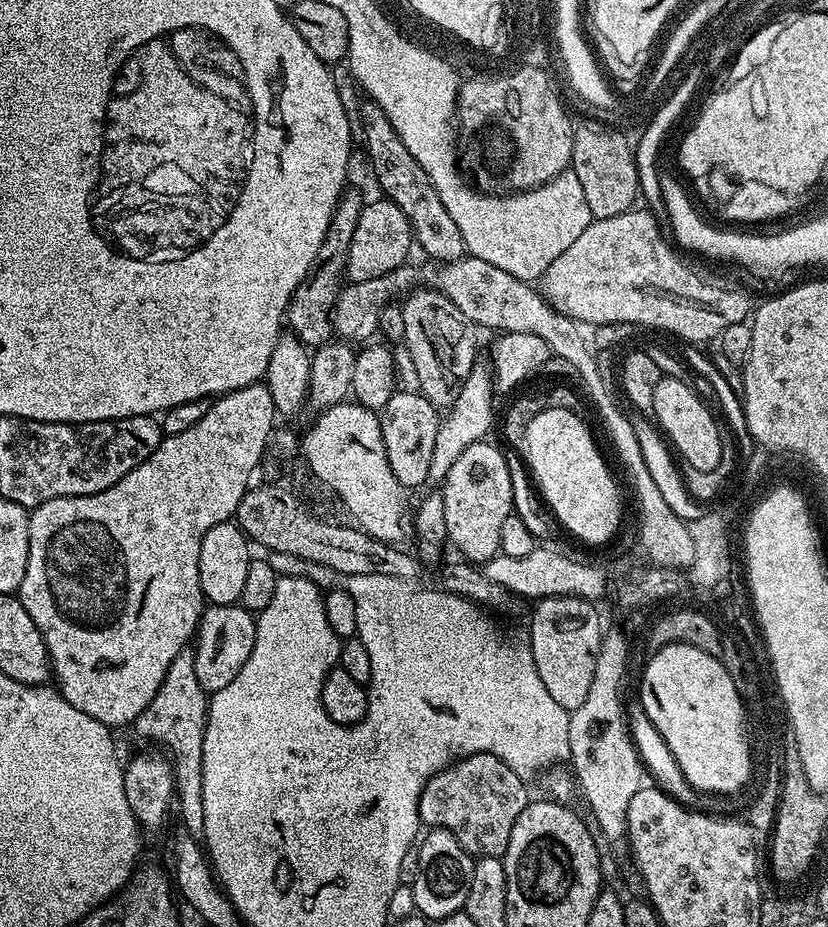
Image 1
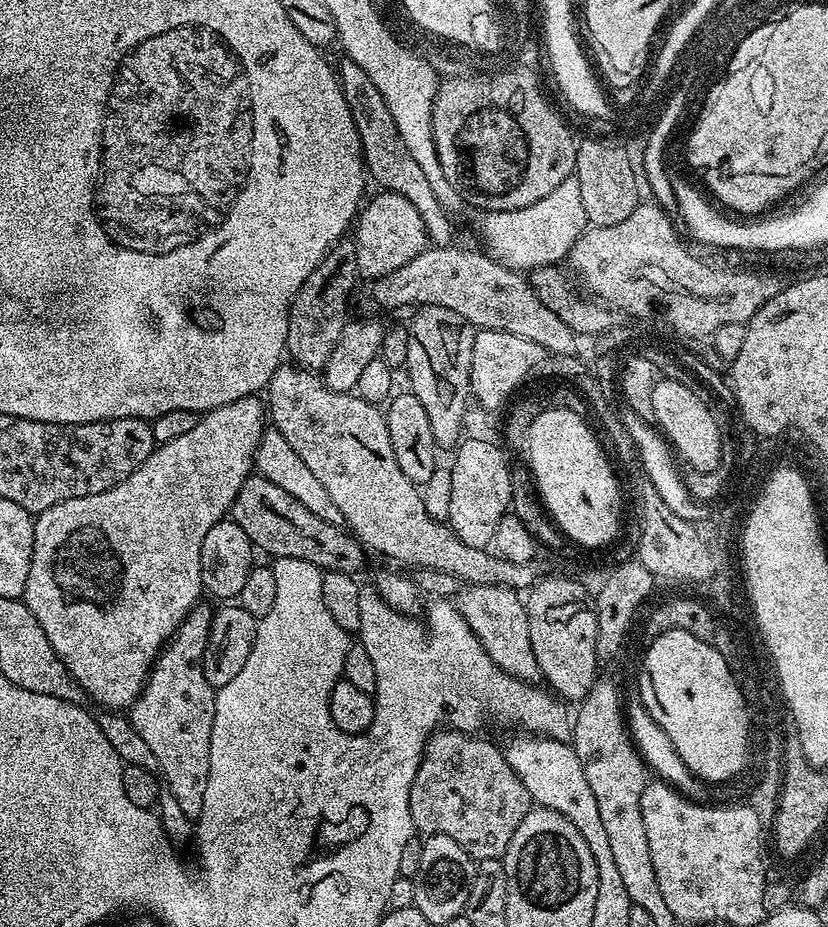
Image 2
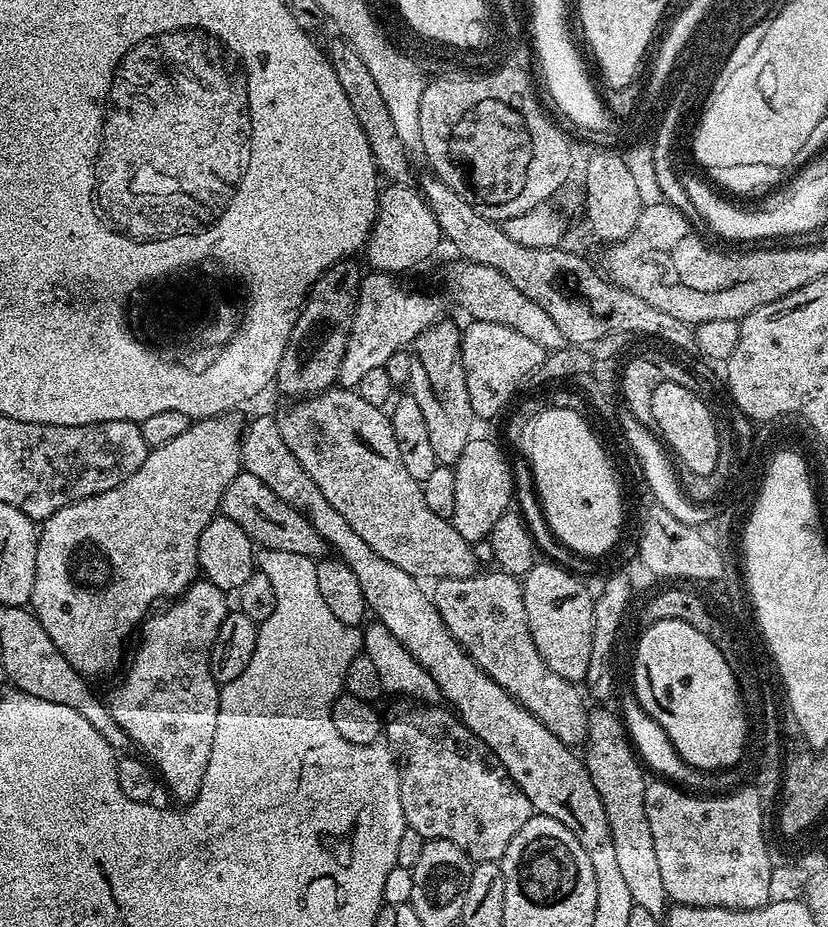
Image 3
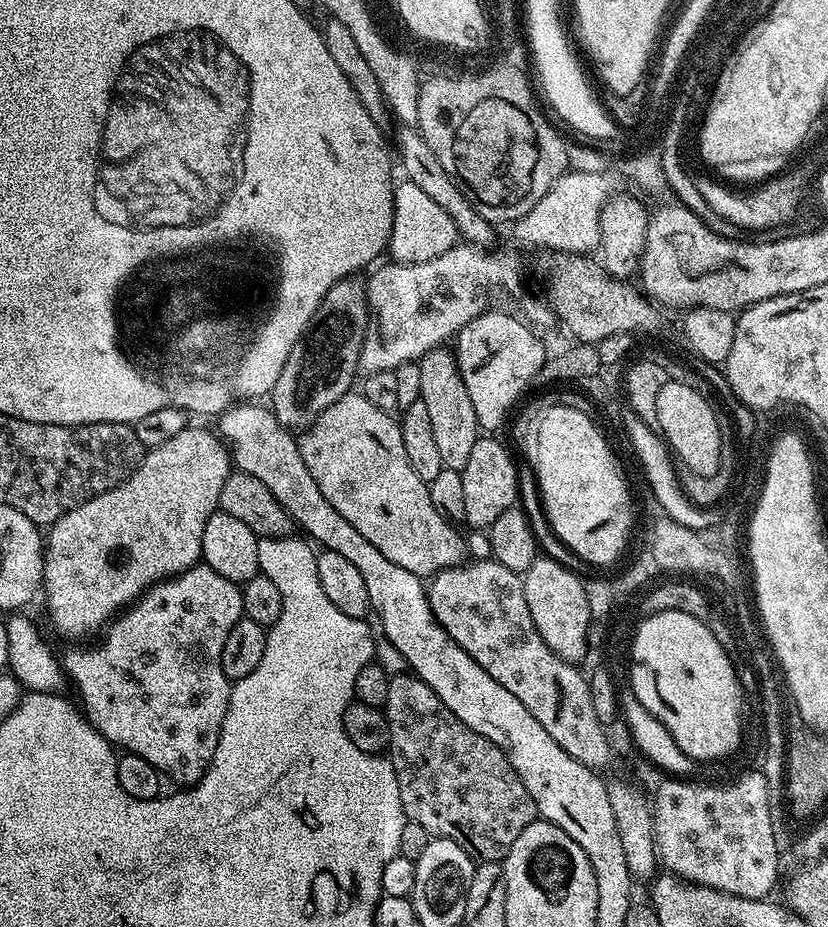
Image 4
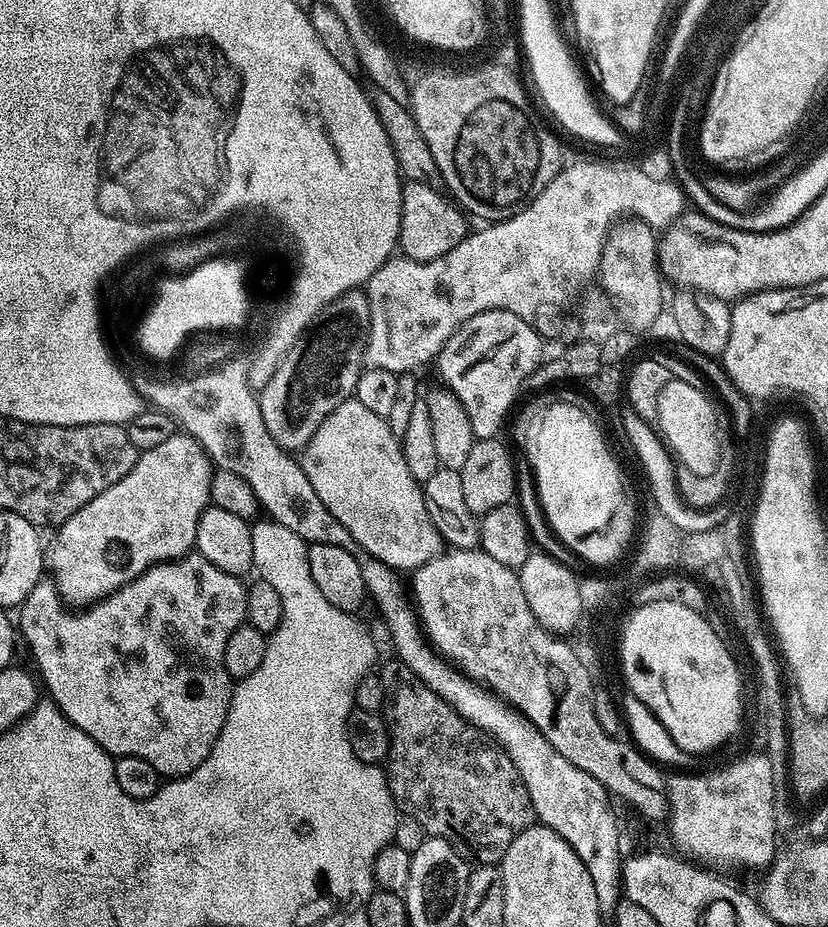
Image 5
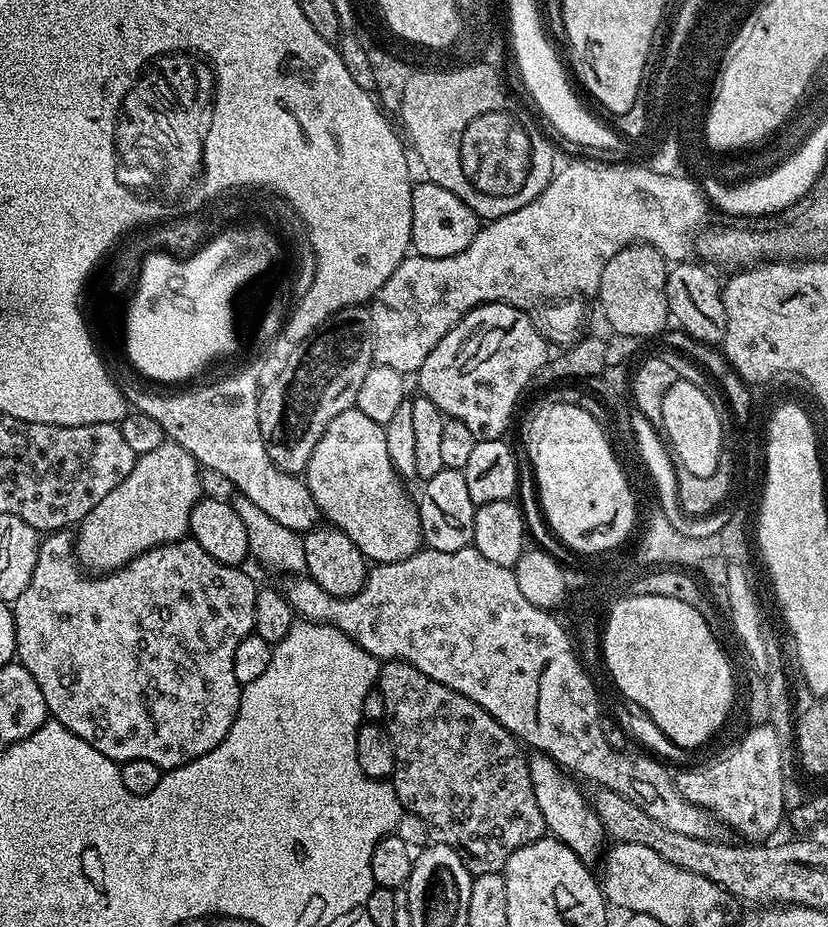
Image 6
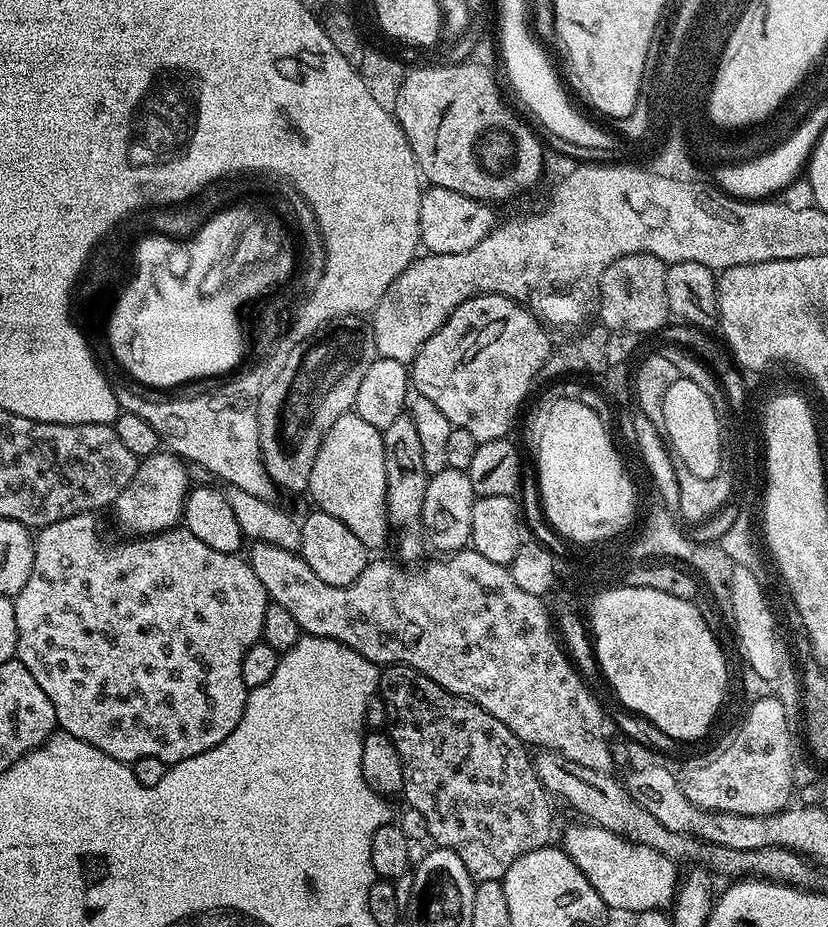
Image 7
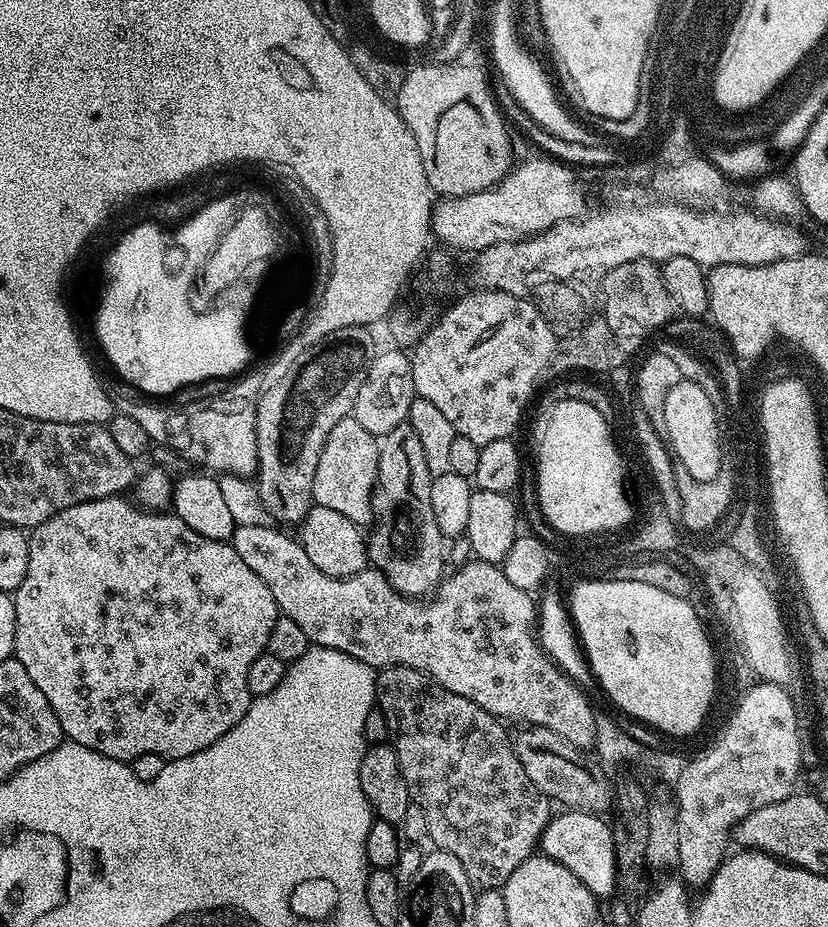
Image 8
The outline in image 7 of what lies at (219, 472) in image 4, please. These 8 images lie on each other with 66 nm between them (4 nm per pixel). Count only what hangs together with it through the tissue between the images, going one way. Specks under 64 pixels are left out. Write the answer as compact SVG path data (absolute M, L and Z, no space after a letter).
M168 450L155 452L137 463L134 478L126 490L118 494L114 505L116 520L136 538L150 536L153 532L165 532L181 523L189 491L185 461Z

